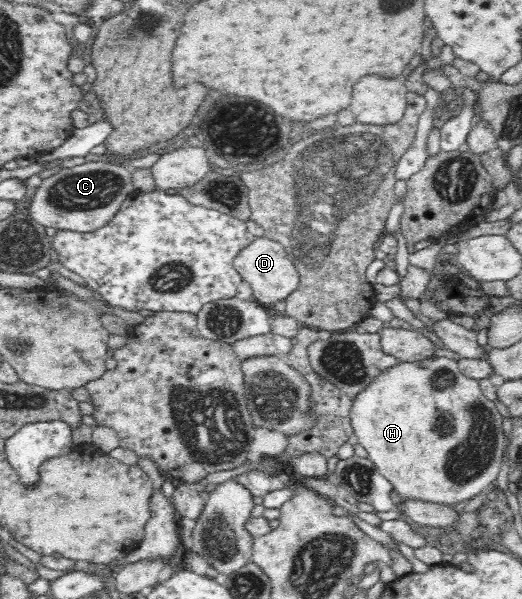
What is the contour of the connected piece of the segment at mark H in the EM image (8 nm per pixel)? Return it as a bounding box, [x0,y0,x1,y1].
[349,357,506,506]

